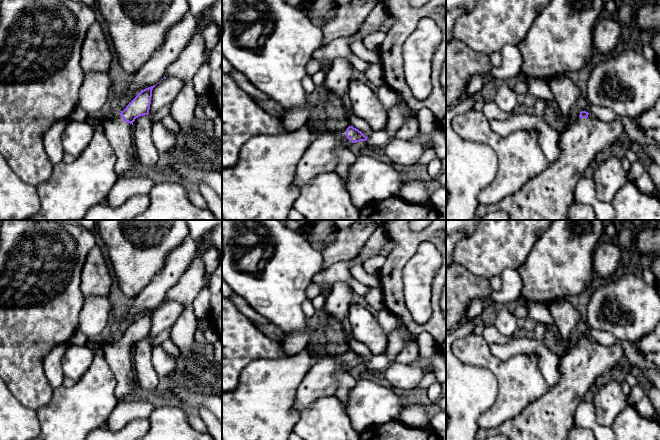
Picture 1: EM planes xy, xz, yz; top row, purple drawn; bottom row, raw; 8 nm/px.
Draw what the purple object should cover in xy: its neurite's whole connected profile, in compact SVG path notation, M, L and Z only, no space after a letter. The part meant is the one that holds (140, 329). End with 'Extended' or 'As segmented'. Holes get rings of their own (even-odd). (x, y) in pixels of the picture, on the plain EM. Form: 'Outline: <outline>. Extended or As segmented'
Outline: M155 310L140 315L118 340L96 340L100 344L103 356L117 381L114 394L118 402L124 401L124 398L137 387L133 367L133 346L136 342L149 338L152 314Z. Extended

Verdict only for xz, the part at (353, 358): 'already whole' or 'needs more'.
needs more

